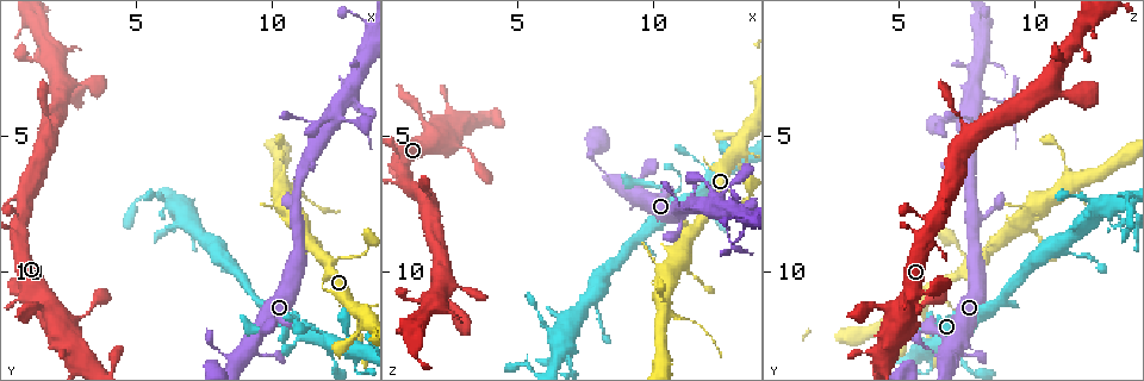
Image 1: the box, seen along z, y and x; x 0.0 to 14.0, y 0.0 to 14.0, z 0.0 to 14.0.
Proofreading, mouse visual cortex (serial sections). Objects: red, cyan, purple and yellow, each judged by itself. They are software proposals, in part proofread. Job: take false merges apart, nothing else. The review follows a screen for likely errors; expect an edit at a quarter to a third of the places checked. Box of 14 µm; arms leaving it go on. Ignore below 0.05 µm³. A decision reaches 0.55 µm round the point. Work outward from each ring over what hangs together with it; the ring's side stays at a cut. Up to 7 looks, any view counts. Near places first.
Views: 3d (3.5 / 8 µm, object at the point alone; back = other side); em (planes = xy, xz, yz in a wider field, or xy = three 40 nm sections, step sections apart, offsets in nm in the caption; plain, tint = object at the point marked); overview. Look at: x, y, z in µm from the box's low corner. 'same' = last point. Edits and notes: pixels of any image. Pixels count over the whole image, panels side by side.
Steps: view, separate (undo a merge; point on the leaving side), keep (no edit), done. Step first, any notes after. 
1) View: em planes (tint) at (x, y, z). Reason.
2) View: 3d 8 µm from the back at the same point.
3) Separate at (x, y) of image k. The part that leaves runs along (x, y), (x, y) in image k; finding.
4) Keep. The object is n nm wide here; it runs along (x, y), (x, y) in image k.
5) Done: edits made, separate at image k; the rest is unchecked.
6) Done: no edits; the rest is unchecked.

View: 3d 3.5 µm at (11.9, 12.5, 7.0). Small branch off a trunk.

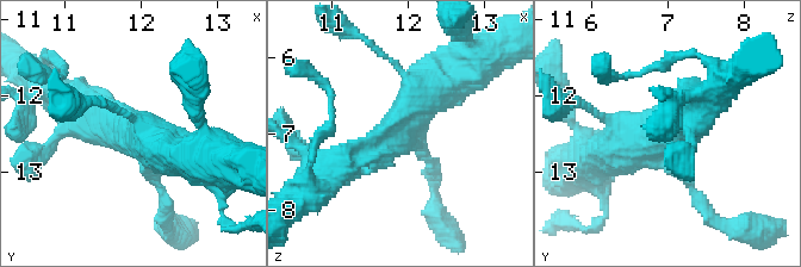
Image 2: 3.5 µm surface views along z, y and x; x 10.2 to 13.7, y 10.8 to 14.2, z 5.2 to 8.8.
View: em xy step 1 (tint) at (11.85, 12.55, 7.00). 3 arms meet here; the arms are 150, 450, 600 nm wide; need the tissue.

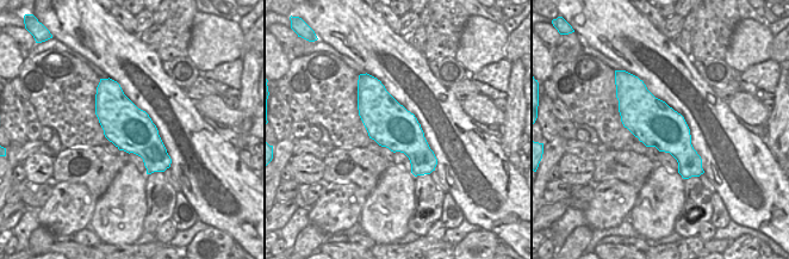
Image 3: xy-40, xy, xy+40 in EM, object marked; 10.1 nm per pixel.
Keep. It runs along (333, 168), (377, 150), (446, 76) in image 2; one cell here.

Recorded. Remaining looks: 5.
View: em planes (tint) at (10.4, 6.6, 11.3). Two arms in line, one across.

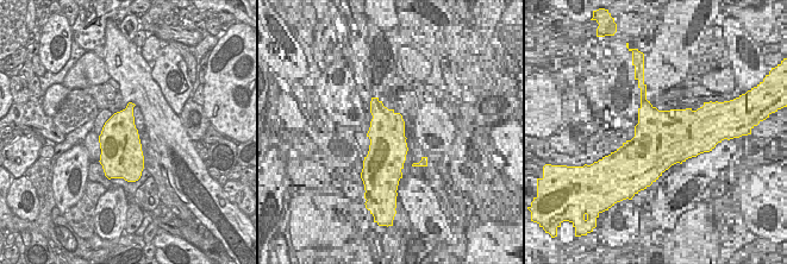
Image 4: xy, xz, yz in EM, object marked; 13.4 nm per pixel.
View: 3d 3.5 µm from the back at the same point. Wider look.

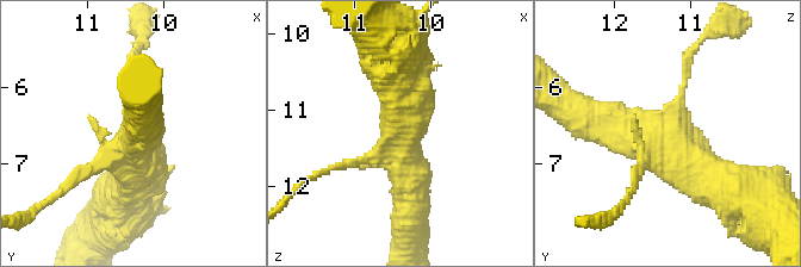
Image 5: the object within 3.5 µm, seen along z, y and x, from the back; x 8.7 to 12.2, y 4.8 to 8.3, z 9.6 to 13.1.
Separate at (73, 177) of image 5. The part that leaves runs along (109, 159), (31, 213) in image 5; two cells meet here.

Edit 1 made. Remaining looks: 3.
View: overview.

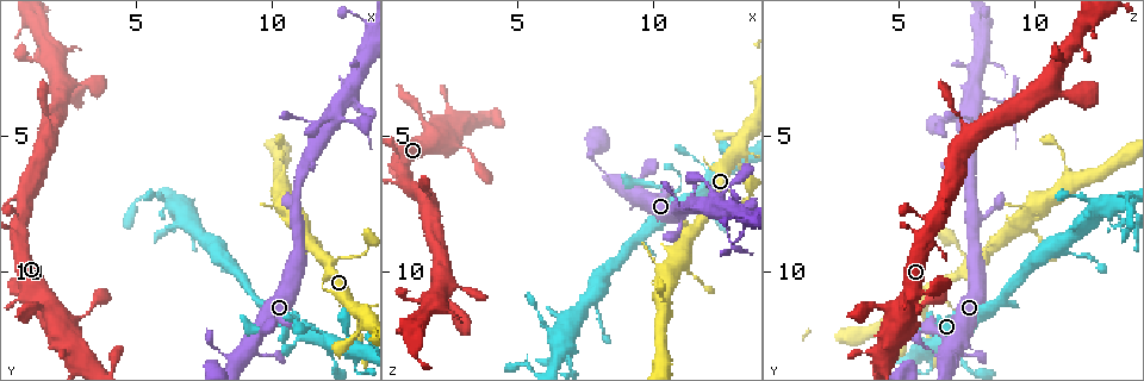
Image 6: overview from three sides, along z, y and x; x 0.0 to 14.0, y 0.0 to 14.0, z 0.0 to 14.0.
View: 3d 8 µm at (12.6, 3.5, 8.0). Small branch off a trunk.

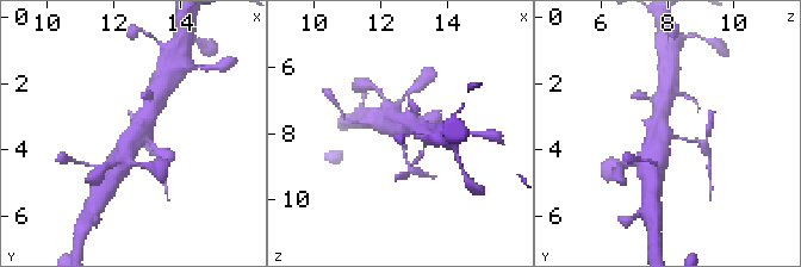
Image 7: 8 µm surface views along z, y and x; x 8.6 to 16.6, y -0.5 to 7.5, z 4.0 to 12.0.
View: em xy step 5 (tint) at (12.7, 3.6, 8.1). 4 arms meet here; the arms are 150, 300, 500, 600 nm wide; need the tissue.

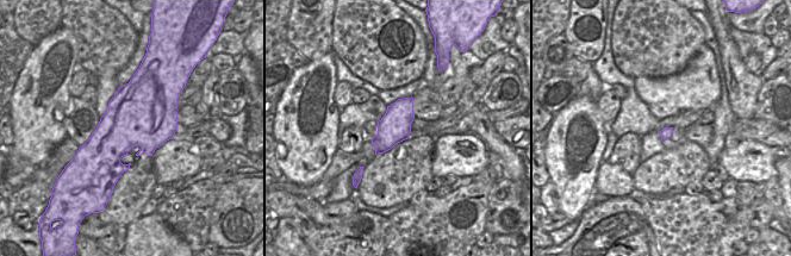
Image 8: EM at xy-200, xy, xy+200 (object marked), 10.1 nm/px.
Separate at (705, 149) of image 7. Two cells meet here.

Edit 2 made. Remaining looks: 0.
Done: edits made, separate at image 5, separate at image 7; the rest is unchecked.

